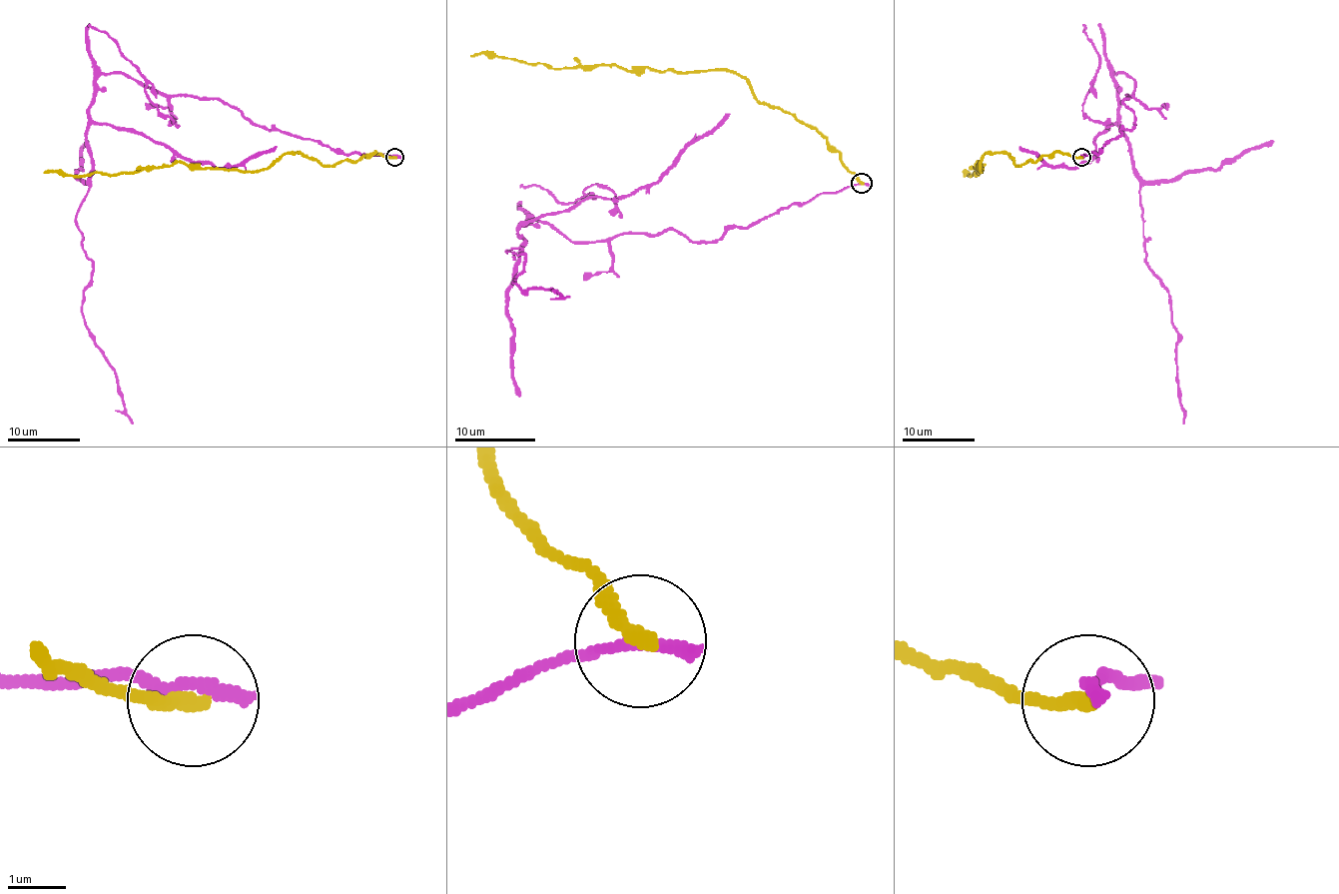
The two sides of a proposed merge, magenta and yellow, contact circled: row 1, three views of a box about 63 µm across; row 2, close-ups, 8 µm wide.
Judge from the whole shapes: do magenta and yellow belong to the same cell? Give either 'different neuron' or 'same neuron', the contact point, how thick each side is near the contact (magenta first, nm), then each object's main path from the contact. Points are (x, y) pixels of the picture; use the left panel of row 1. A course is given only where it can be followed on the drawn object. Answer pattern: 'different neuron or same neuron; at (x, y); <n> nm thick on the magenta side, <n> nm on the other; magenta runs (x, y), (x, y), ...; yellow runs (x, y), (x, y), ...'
different neuron; at (394, 157); 280 nm thick on the magenta side, 280 nm on the other; magenta runs (394, 156), (98, 78), (81, 315), (132, 424); yellow runs (394, 158), (370, 152), (324, 165), (288, 152), (259, 171), (190, 169), (176, 162), (116, 174), (43, 172)

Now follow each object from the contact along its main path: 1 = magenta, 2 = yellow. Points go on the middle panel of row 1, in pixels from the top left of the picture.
1: (861, 184), (710, 242), (667, 230), (573, 242), (530, 218), (506, 252), (524, 256), (512, 282), (569, 297)
2: (861, 184), (815, 129), (756, 99), (752, 87), (730, 71), (551, 67), (484, 53), (470, 57)

